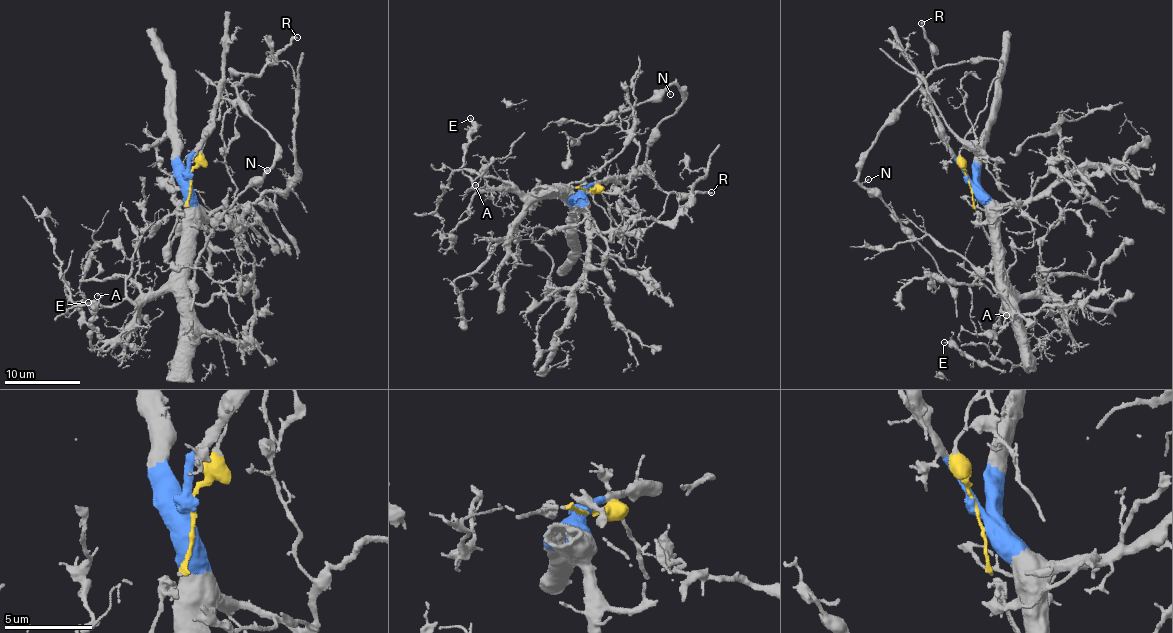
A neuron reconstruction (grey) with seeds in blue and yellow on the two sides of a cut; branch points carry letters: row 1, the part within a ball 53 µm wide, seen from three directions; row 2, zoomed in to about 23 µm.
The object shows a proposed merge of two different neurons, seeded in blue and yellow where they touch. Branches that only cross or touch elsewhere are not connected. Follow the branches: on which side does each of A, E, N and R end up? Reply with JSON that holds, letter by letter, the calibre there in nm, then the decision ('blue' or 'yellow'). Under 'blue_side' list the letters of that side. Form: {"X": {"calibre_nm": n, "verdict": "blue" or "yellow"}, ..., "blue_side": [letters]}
{"A": {"calibre_nm": 120, "verdict": "blue"}, "E": {"calibre_nm": 240, "verdict": "blue"}, "N": {"calibre_nm": 130, "verdict": "yellow"}, "R": {"calibre_nm": 320, "verdict": "yellow"}, "blue_side": ["A", "E"]}

